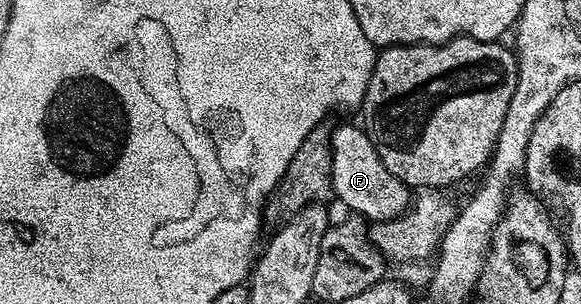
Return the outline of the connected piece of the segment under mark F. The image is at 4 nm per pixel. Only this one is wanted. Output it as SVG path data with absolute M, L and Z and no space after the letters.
M361 125L334 126L330 136L332 154L332 172L330 188L335 199L339 198L350 212L361 215L371 223L387 222L398 218L410 207L412 201L411 187L403 184L388 168L376 152L370 137Z

